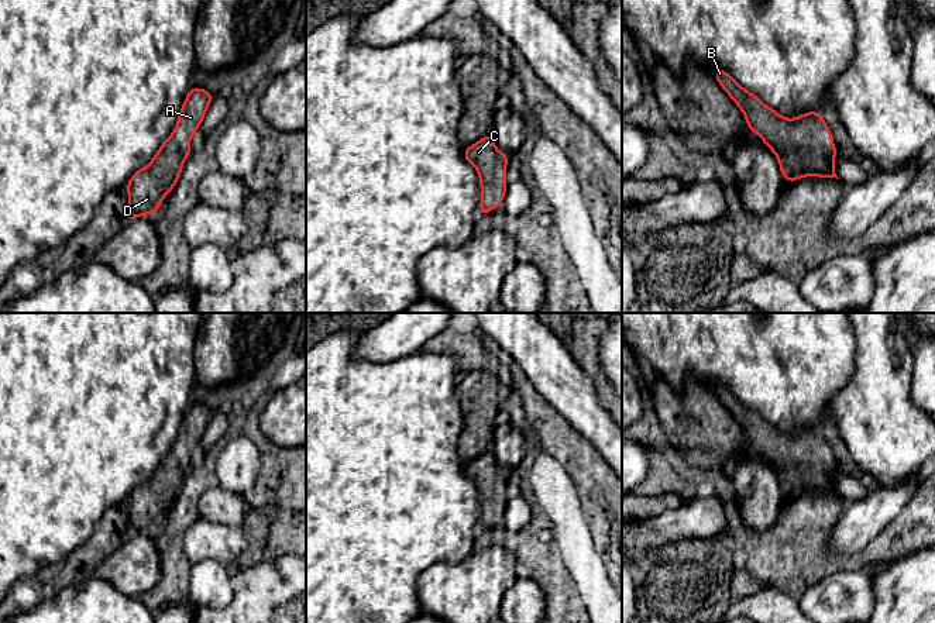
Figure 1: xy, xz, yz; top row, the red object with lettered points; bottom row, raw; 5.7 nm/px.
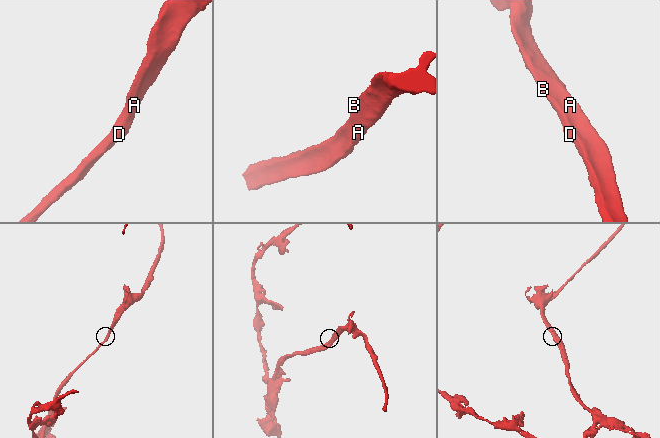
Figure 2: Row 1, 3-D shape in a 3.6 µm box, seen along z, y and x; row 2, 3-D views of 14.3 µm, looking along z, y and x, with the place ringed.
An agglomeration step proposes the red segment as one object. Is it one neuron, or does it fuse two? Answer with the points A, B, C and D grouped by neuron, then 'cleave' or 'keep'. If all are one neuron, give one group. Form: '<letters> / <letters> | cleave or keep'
A B C D | keep

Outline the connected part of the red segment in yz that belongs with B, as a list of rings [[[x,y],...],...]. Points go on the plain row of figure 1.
[[[715,385],[722,405],[742,426],[746,440],[776,471],[781,491],[791,499],[804,492],[836,493],[833,452],[819,427],[795,434],[780,431],[728,388]]]

